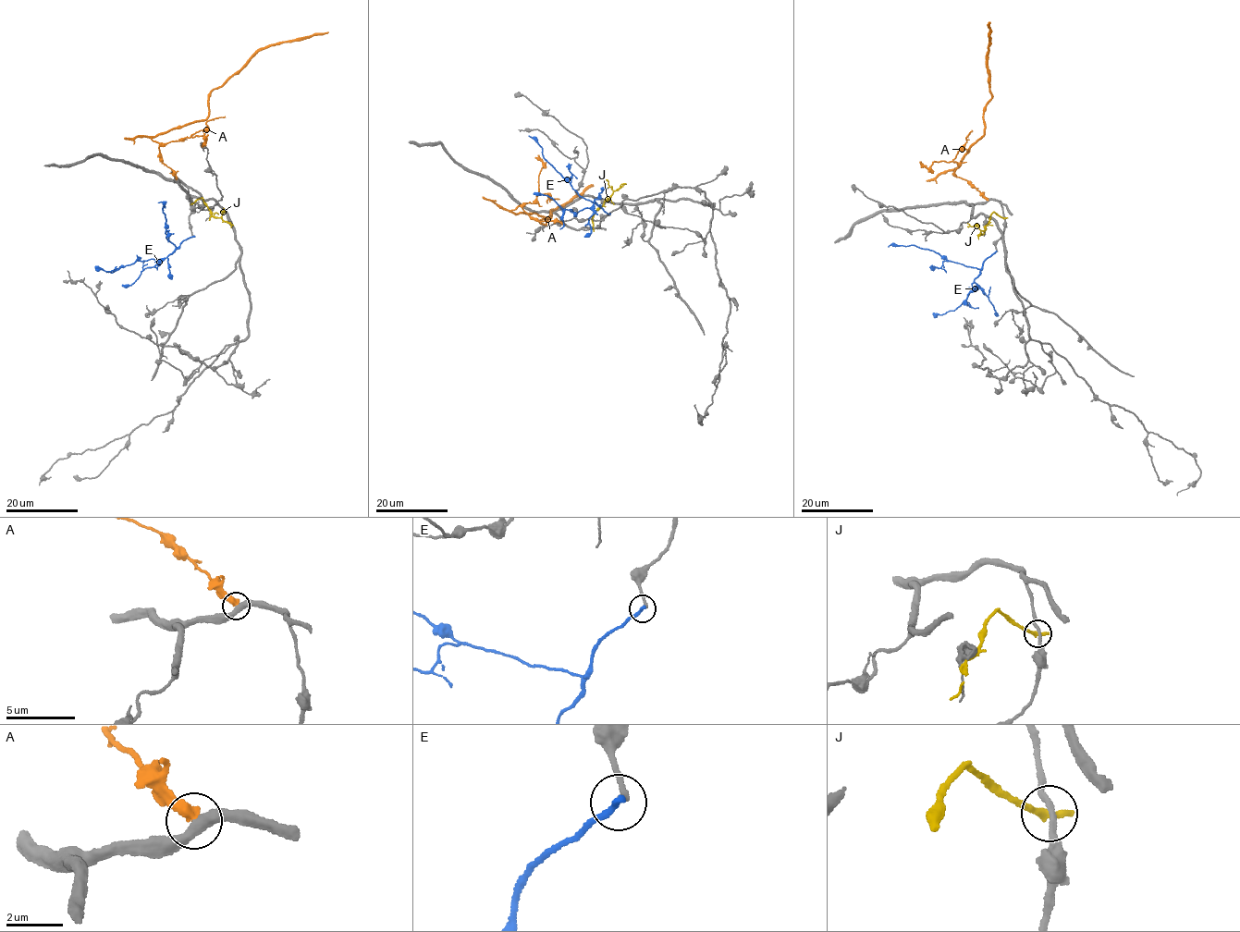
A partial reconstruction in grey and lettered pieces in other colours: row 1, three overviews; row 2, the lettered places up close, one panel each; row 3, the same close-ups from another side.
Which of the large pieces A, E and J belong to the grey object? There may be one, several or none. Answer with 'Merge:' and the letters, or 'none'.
Merge: E

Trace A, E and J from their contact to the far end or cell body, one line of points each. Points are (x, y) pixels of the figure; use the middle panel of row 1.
A: (563, 224), (540, 222), (520, 205), (511, 210), (549, 217), (539, 220), (546, 225), (553, 209), (594, 186)
E: (610, 214), (595, 202), (590, 207), (572, 212), (560, 207), (550, 197), (533, 193)
J: (593, 228), (594, 214), (612, 193), (606, 179)

